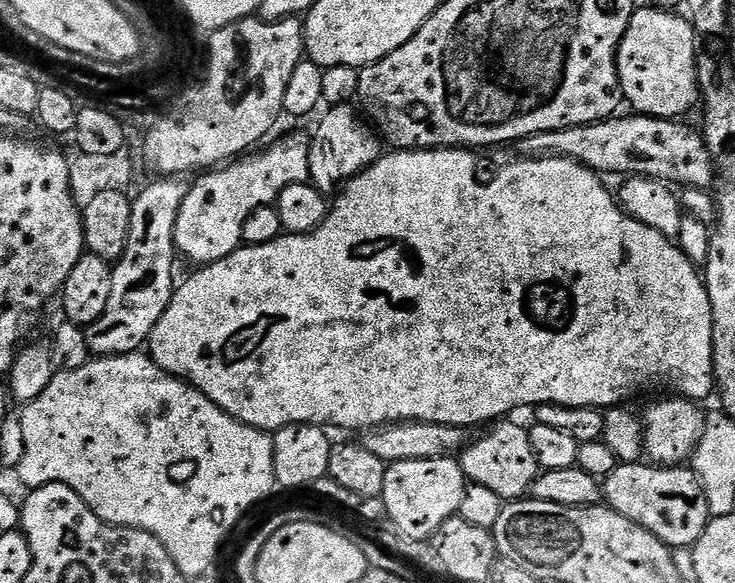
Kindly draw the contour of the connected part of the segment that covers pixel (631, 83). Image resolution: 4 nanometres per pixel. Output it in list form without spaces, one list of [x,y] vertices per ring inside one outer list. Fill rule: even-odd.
[[[651,6],[637,7],[630,18],[630,26],[626,26],[626,34],[616,51],[616,69],[620,79],[620,90],[633,113],[642,116],[657,116],[659,120],[675,120],[684,118],[692,107],[702,100],[700,81],[698,79],[698,63],[696,64],[696,43],[698,37],[692,21],[687,15],[676,10],[654,8]]]

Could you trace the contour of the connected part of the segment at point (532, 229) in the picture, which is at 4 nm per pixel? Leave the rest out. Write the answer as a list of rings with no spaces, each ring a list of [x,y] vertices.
[[[417,148],[415,150],[392,150],[381,155],[368,168],[361,170],[356,176],[348,180],[339,189],[337,200],[331,201],[328,216],[312,232],[297,232],[295,234],[281,234],[274,242],[265,244],[244,244],[236,248],[234,254],[230,254],[213,264],[197,267],[189,280],[179,281],[178,287],[172,293],[170,306],[166,306],[166,314],[158,318],[158,326],[150,334],[146,345],[147,355],[152,357],[156,365],[171,376],[179,376],[187,380],[192,387],[198,389],[210,402],[214,402],[226,414],[238,418],[244,424],[255,428],[261,428],[263,432],[275,434],[279,428],[285,428],[288,424],[319,424],[332,428],[360,428],[359,430],[371,430],[386,424],[394,424],[406,420],[418,422],[434,422],[435,424],[459,424],[461,426],[473,426],[472,424],[484,424],[499,421],[507,412],[515,408],[528,408],[538,404],[561,404],[564,408],[598,408],[607,410],[628,402],[631,396],[636,396],[640,388],[665,388],[665,393],[673,396],[682,396],[686,400],[704,402],[708,395],[714,392],[714,377],[712,374],[712,311],[710,310],[710,298],[706,294],[703,275],[698,271],[697,265],[688,261],[686,254],[669,237],[658,234],[658,230],[650,230],[642,222],[624,213],[617,197],[608,193],[608,188],[603,184],[601,177],[584,164],[577,160],[567,160],[561,156],[541,156],[539,158],[516,158],[513,164],[508,164],[489,184],[480,184],[476,177],[475,151],[467,148]]]

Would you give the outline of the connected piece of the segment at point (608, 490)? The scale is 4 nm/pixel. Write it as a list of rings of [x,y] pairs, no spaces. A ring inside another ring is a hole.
[[[617,463],[616,469],[603,477],[602,487],[607,507],[622,514],[622,518],[630,518],[630,522],[638,522],[673,550],[691,549],[702,538],[710,519],[706,494],[688,466]]]

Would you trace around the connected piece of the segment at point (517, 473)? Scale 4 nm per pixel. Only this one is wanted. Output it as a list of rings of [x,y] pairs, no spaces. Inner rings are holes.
[[[496,422],[487,429],[485,436],[477,435],[460,453],[458,459],[465,477],[478,486],[494,490],[505,502],[527,497],[542,471],[538,458],[534,458],[534,446],[530,446],[528,428],[520,424]]]

